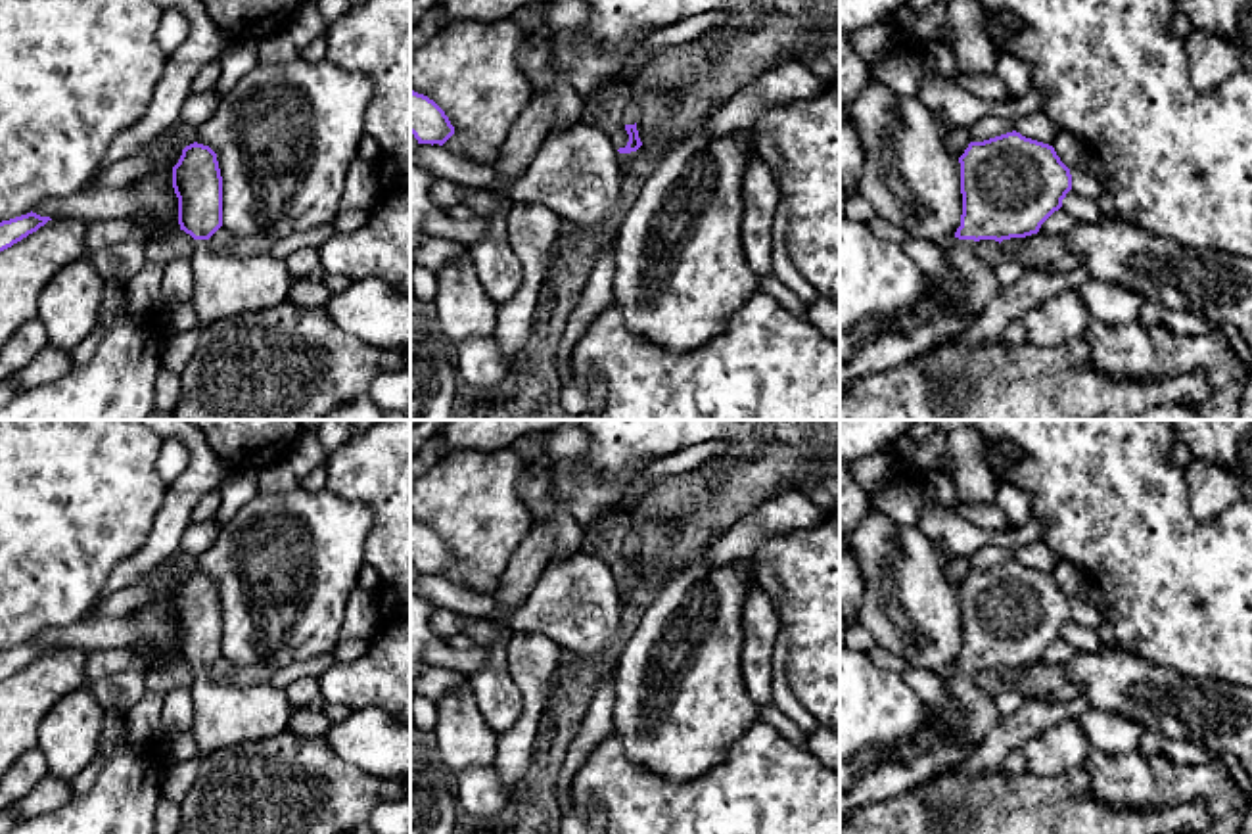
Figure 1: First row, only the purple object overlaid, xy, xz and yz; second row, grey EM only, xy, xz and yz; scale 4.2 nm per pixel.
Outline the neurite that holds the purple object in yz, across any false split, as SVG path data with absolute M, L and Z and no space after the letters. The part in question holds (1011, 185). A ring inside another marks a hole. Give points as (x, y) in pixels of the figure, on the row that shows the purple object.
M1016 130L970 142L959 163L962 215L955 232L959 242L945 259L961 291L953 295L928 276L930 295L915 313L884 324L867 320L853 334L840 334L840 362L884 336L907 336L949 313L980 316L1003 288L995 270L974 253L974 243L1037 234L1072 190L1070 169L1055 148Z

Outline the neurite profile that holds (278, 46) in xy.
M278 31L263 36L257 42L259 61L263 63L288 63L299 58L299 48L293 44L290 33Z

